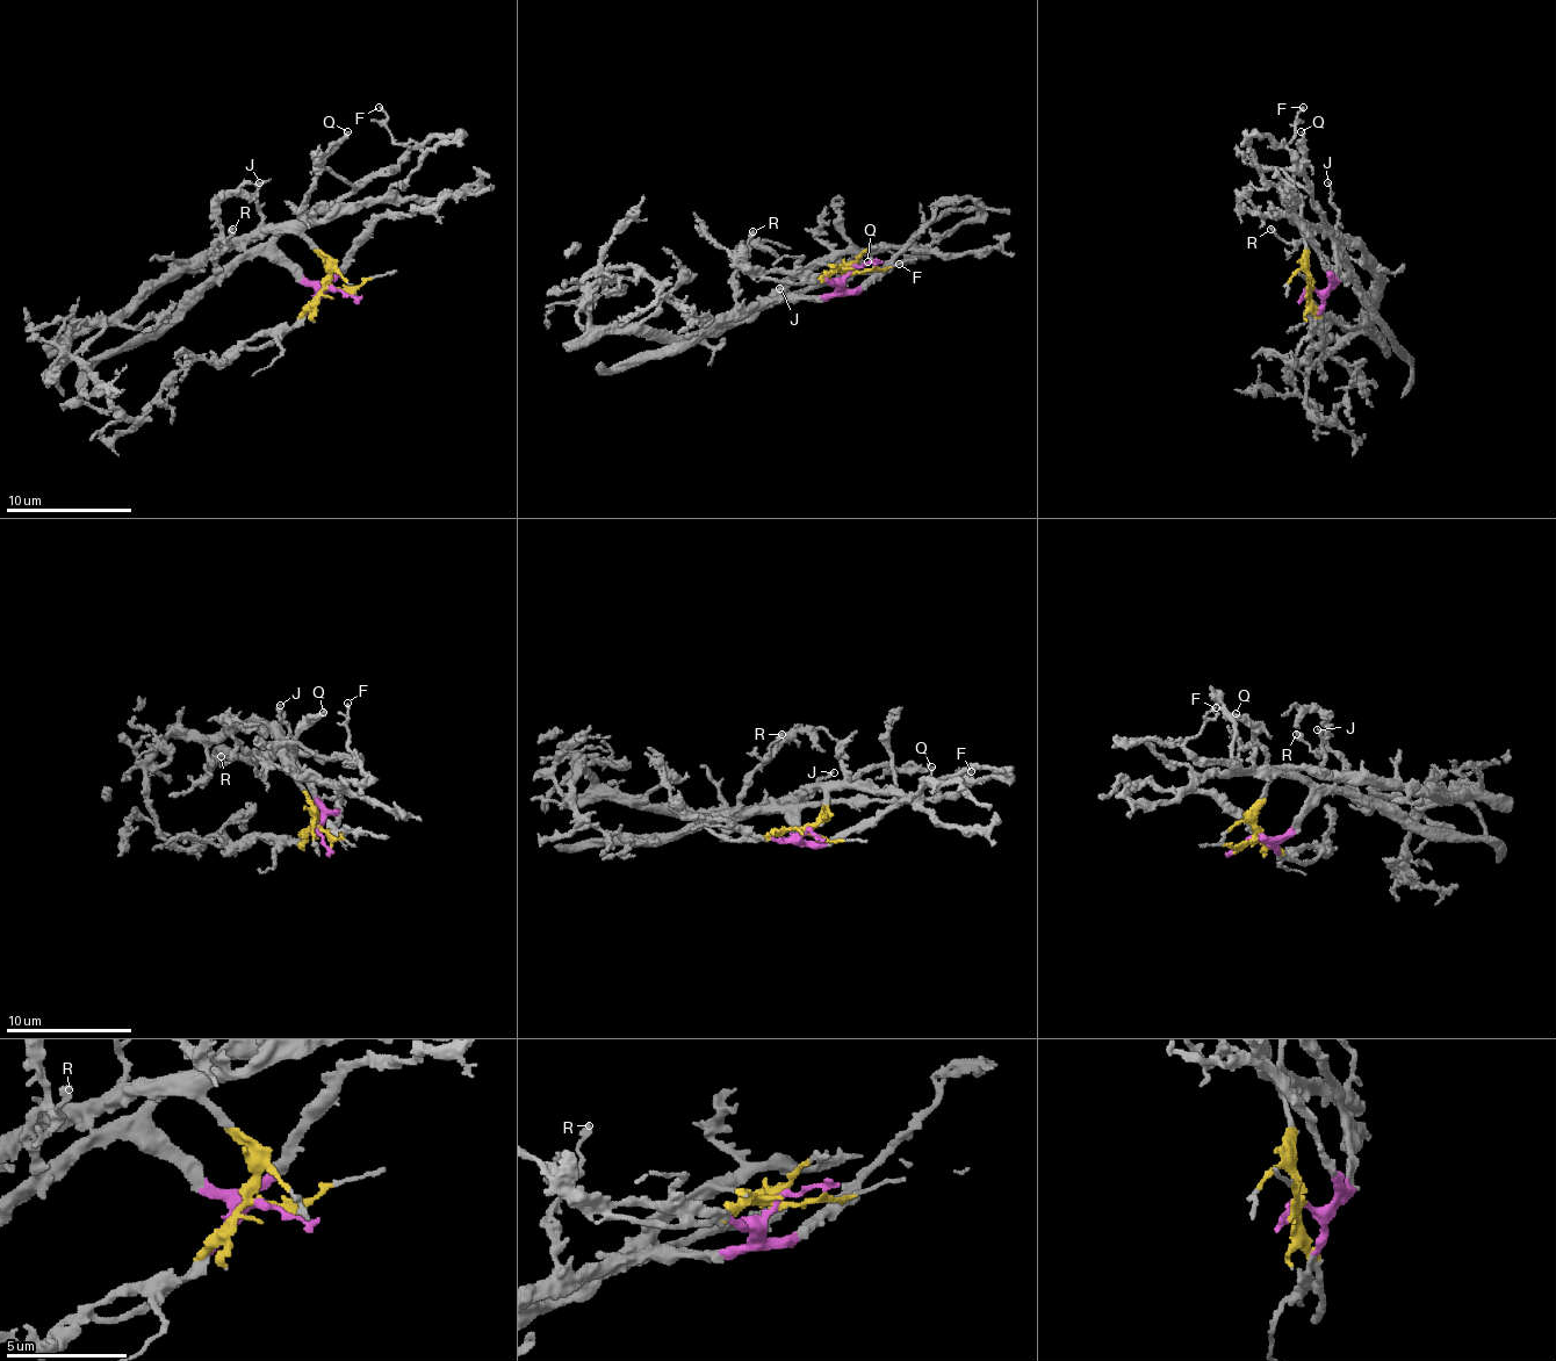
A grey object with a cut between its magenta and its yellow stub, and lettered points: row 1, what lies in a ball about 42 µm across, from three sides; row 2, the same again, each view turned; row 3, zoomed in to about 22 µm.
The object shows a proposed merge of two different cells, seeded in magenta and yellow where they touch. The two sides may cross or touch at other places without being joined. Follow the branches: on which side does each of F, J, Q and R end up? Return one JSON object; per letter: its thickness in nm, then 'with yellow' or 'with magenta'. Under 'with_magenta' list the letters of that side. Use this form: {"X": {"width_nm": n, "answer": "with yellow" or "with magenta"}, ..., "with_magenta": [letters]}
{"F": {"width_nm": 160, "answer": "with magenta"}, "J": {"width_nm": 160, "answer": "with yellow"}, "Q": {"width_nm": 220, "answer": "with yellow"}, "R": {"width_nm": 200, "answer": "with magenta"}, "with_magenta": ["F", "R"]}

